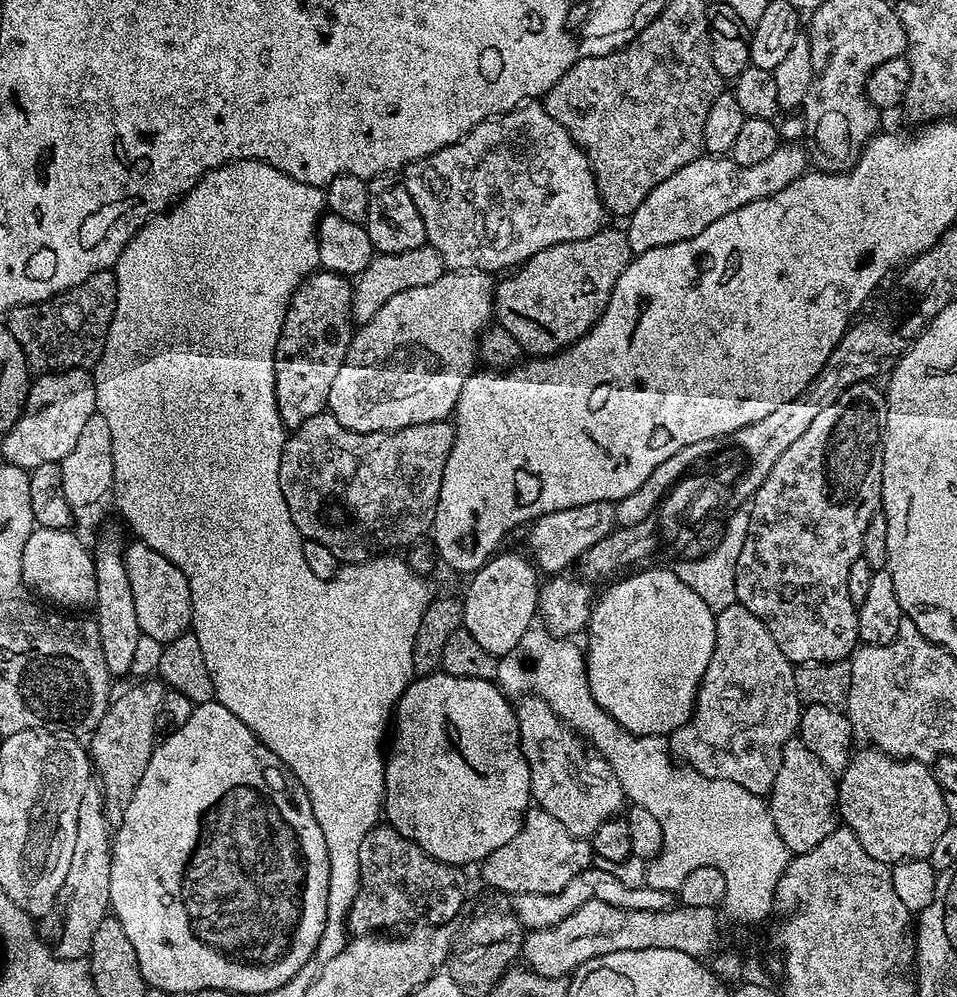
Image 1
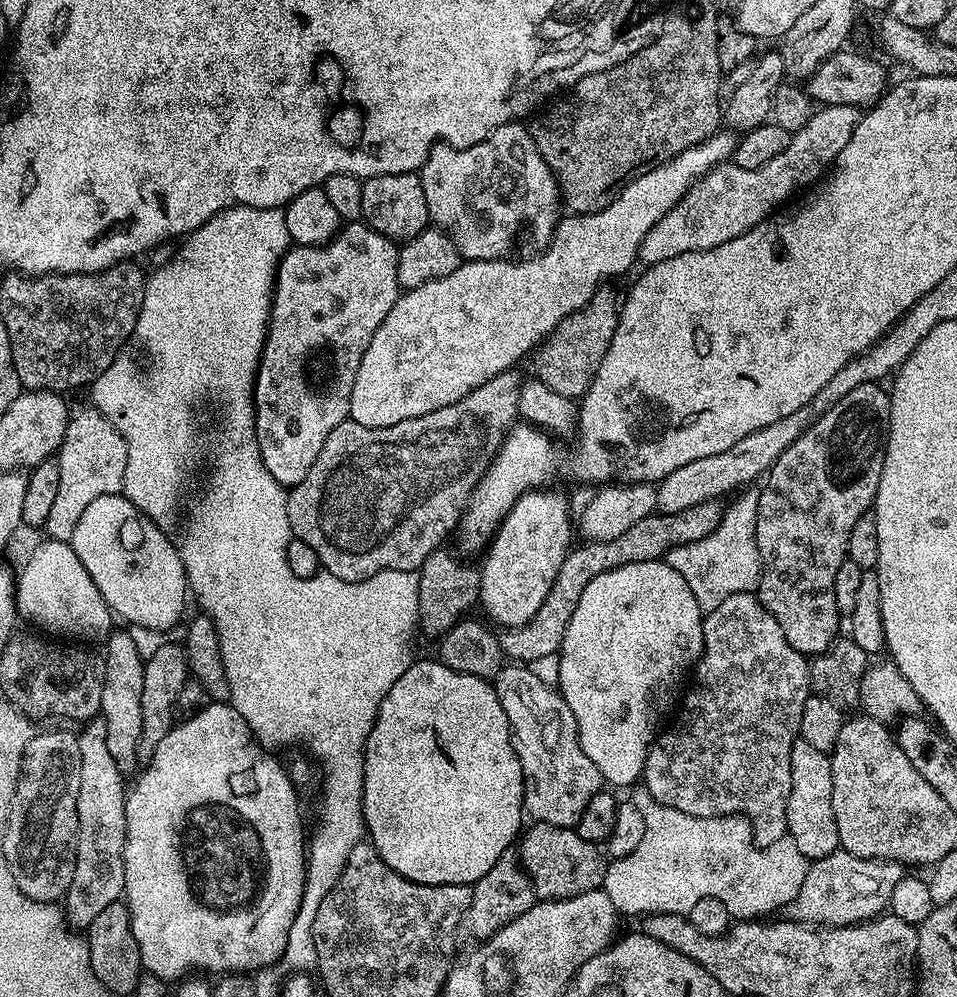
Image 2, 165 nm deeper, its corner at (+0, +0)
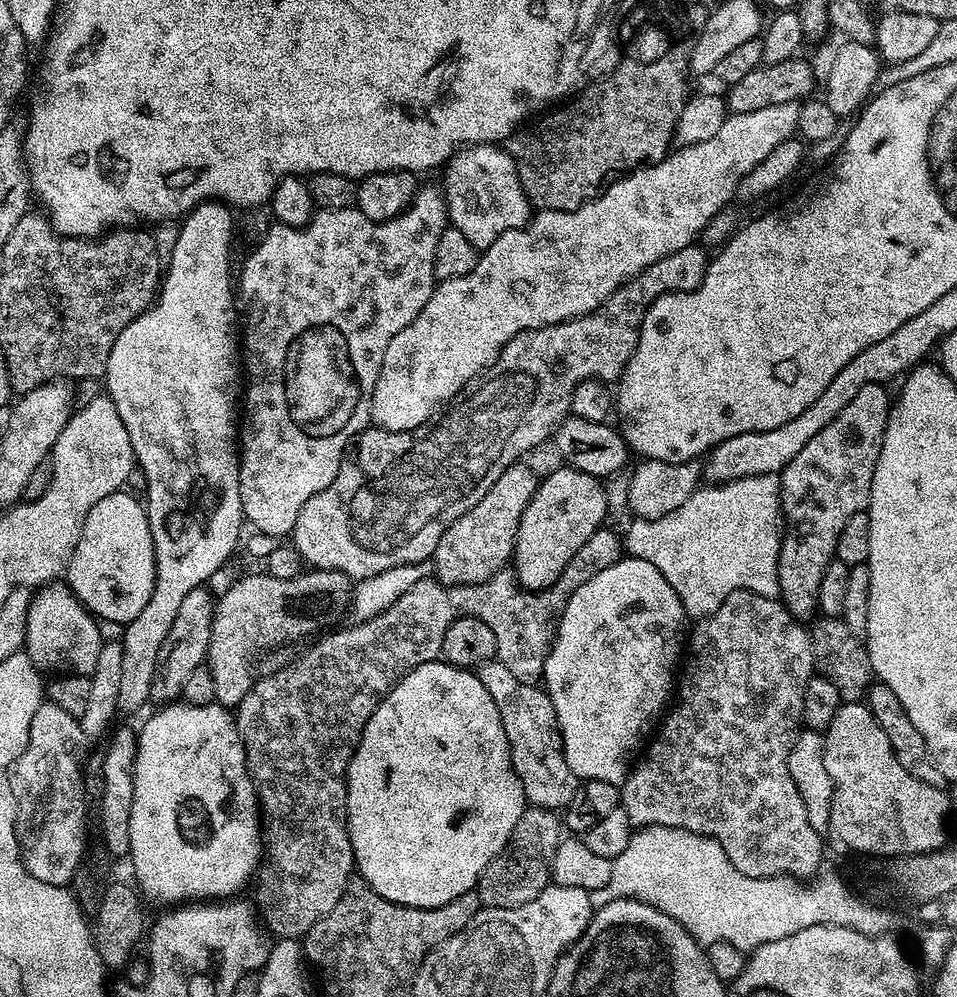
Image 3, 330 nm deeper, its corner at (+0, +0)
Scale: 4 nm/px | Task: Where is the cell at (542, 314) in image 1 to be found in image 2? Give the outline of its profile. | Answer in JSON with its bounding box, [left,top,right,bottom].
[535,286,618,401]

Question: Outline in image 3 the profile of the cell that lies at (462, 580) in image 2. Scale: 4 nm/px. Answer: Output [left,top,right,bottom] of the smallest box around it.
[431,462,537,588]

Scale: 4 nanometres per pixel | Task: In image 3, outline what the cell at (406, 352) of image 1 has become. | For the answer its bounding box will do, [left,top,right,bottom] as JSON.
[370,102,800,432]

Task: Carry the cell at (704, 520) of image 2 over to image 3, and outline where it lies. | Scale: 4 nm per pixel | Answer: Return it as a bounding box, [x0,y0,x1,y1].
[234,526,622,938]

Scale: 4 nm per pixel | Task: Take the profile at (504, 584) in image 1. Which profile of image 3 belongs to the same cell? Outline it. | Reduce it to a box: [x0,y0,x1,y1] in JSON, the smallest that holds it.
[514,466,608,592]

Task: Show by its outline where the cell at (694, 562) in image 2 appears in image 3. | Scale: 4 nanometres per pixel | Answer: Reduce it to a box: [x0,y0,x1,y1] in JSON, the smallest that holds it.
[622,473,782,622]

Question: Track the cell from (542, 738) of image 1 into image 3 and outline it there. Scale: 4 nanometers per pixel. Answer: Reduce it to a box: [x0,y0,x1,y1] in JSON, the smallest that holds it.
[478,659,578,810]

